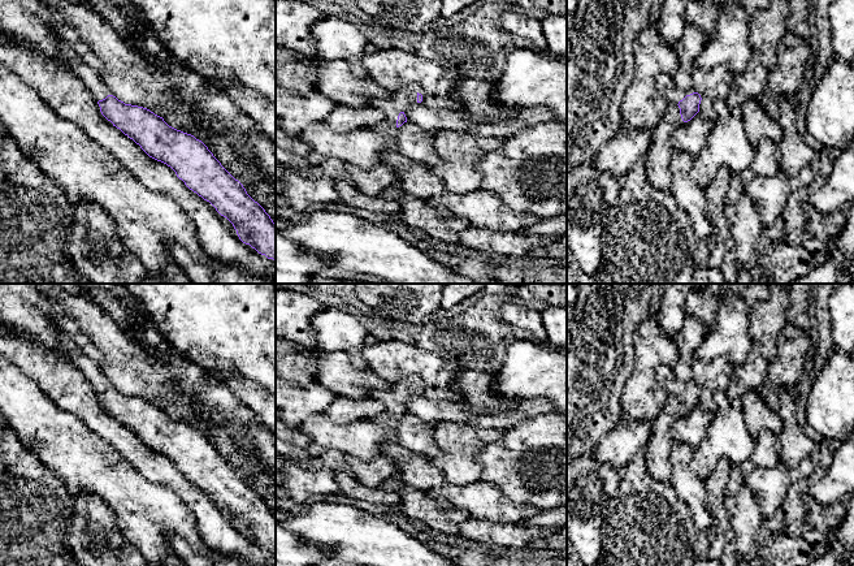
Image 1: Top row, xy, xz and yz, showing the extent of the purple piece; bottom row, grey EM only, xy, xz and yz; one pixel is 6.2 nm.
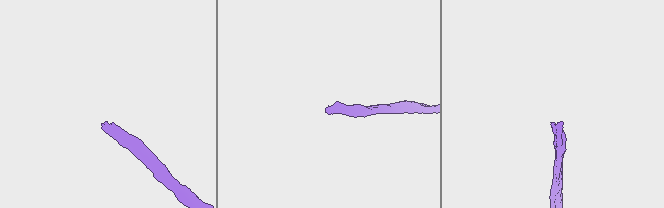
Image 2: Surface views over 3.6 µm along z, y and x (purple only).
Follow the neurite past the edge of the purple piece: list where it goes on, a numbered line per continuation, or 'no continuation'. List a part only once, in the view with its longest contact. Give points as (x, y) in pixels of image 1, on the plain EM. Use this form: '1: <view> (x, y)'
1: yz (667, 379)

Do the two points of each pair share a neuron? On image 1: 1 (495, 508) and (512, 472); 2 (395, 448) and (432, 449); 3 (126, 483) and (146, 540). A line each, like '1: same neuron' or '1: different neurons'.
1: different neurons
2: different neurons
3: same neuron

